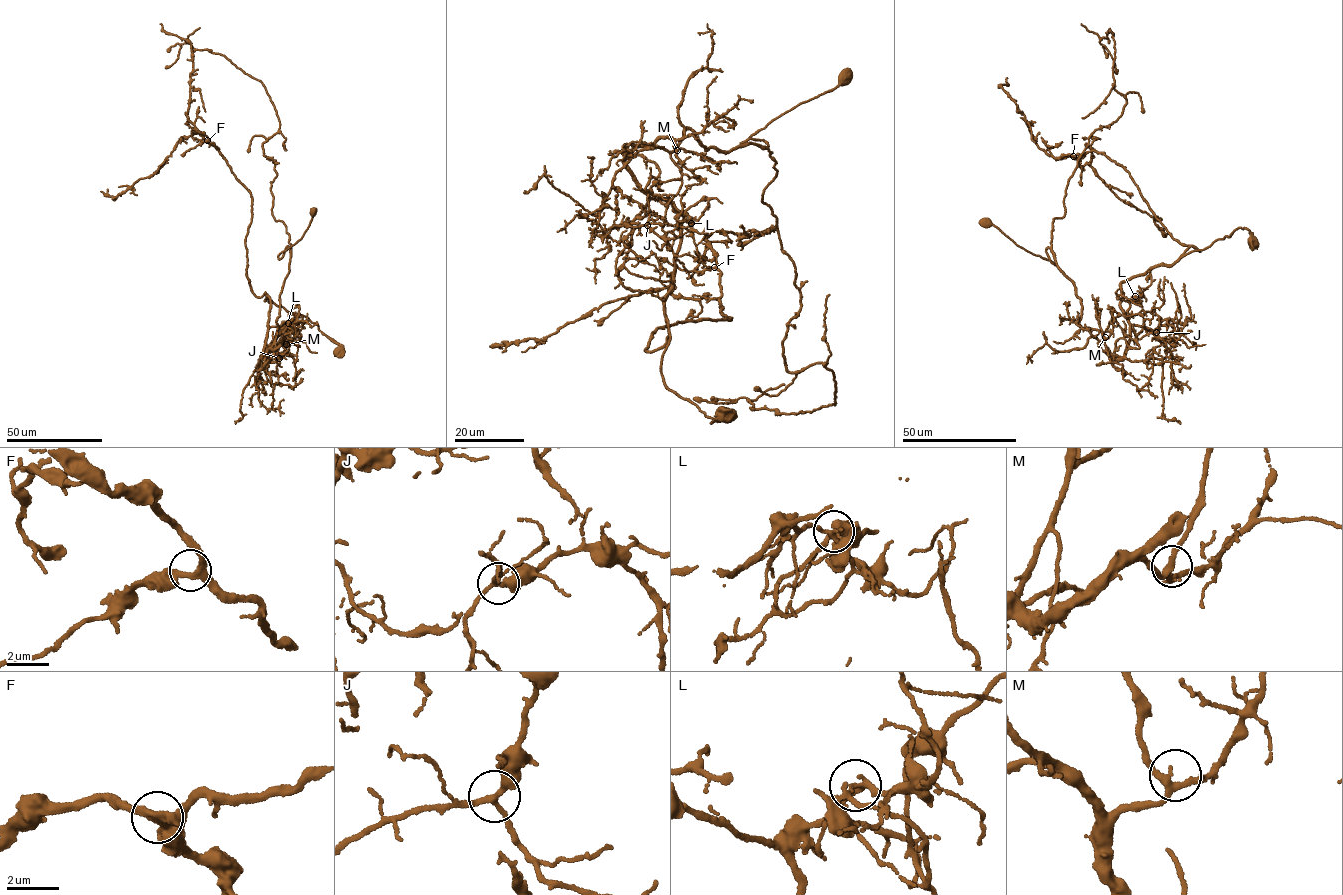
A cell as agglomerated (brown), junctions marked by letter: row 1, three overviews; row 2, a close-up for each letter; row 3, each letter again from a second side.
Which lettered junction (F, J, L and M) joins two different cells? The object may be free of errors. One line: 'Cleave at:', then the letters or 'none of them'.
Cleave at: L

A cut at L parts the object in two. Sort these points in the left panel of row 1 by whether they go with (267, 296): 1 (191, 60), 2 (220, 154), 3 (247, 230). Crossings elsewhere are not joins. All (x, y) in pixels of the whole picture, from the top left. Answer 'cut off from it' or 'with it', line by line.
1: with it
2: with it
3: with it

